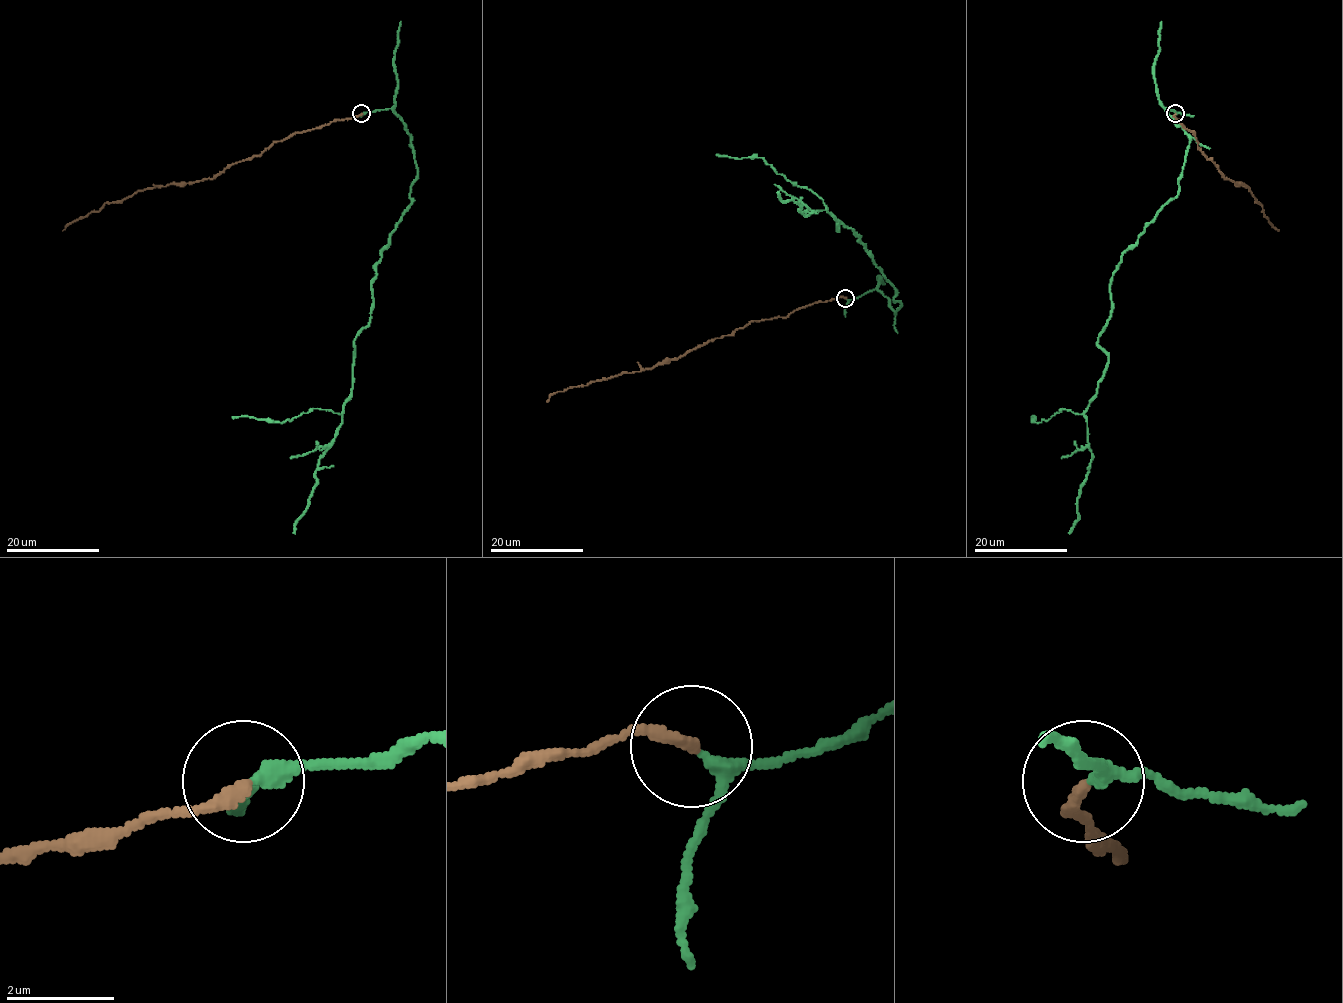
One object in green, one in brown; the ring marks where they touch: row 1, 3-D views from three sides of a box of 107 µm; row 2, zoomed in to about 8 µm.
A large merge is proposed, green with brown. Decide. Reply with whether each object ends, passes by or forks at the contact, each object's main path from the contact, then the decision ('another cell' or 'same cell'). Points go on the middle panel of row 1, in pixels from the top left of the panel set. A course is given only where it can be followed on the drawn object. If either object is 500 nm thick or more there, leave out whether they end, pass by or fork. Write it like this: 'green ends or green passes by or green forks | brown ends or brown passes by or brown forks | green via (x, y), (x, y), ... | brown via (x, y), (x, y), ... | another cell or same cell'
green passes by | brown ends | green via (846, 298), (876, 289), (901, 306), (859, 235), (779, 192) | brown via (845, 298), (815, 302), (786, 317), (752, 320), (677, 359), (553, 392), (546, 402) | same cell

